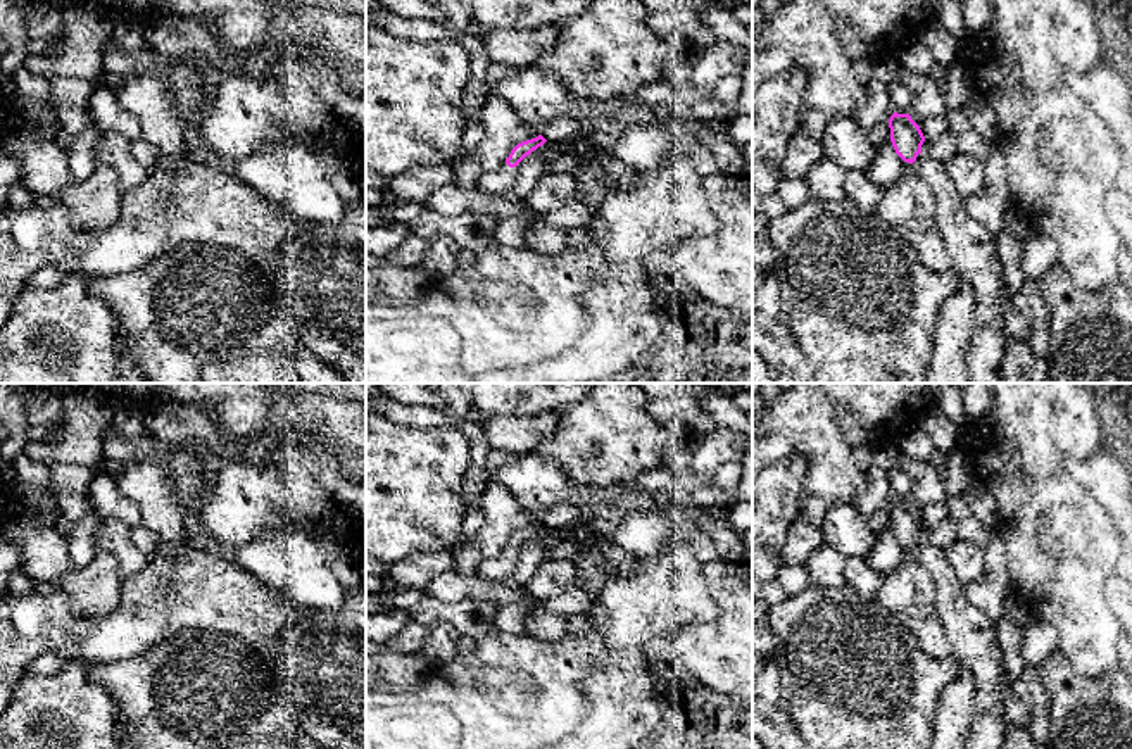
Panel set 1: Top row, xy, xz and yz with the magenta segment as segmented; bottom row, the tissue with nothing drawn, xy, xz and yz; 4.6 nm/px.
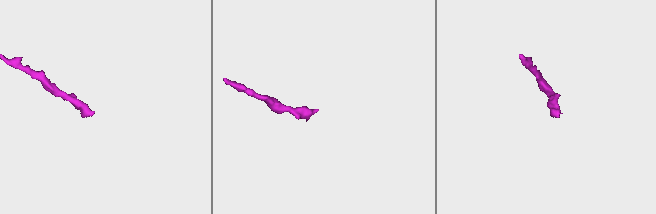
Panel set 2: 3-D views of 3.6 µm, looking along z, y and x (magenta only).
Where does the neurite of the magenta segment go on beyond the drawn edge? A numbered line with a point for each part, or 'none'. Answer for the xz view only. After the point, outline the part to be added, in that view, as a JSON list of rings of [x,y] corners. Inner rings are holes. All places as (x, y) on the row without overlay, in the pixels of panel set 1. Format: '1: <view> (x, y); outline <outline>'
1: xz (501, 568); outline [[[523,547],[516,554],[509,554],[506,549],[494,559],[483,557],[478,566],[478,576],[494,582],[509,580],[519,568]]]

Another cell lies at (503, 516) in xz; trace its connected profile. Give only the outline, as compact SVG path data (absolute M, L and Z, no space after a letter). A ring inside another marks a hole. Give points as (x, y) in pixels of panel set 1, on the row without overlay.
M490 480L480 495L480 511L483 525L478 542L487 559L497 557L518 530L540 521L540 516L519 506L507 488Z

